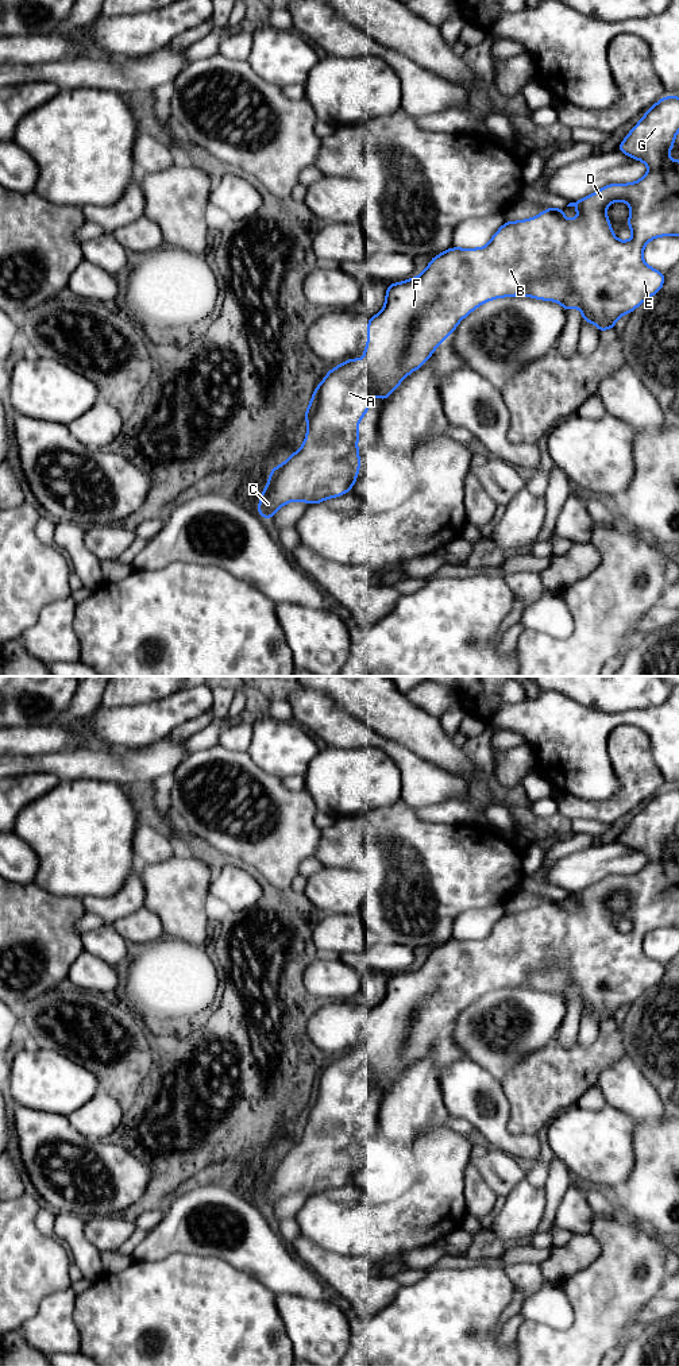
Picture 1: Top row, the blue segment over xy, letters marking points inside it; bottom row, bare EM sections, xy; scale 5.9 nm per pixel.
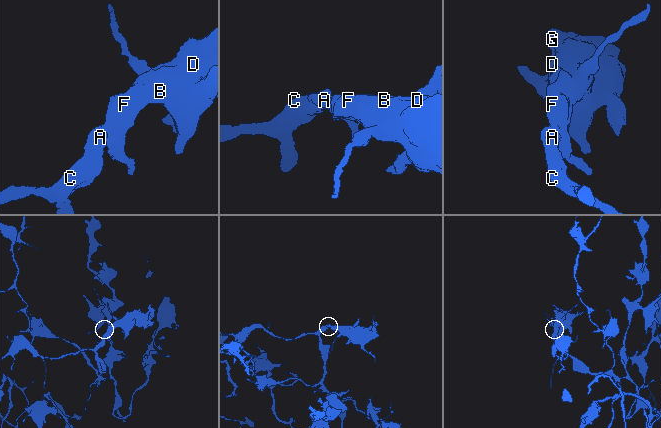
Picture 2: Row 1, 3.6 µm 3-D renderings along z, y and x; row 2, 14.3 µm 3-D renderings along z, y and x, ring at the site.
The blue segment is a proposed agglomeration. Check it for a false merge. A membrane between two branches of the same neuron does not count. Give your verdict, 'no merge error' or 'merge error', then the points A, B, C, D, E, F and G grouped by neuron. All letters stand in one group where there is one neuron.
no merge error; groups A B C D E F G

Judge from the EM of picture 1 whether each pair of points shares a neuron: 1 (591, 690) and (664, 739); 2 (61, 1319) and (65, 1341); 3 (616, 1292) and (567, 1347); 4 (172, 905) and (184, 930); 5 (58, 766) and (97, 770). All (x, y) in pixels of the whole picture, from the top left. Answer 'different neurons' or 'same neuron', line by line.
1: different neurons
2: same neuron
3: same neuron
4: same neuron
5: same neuron

